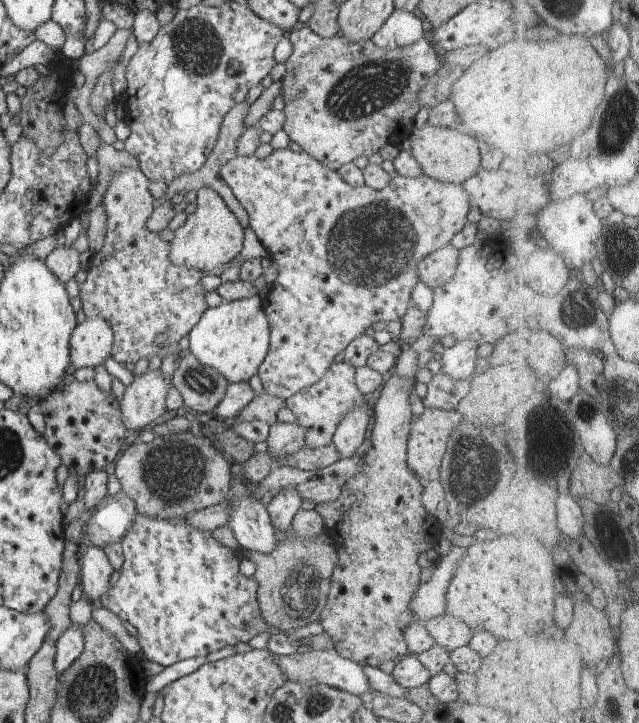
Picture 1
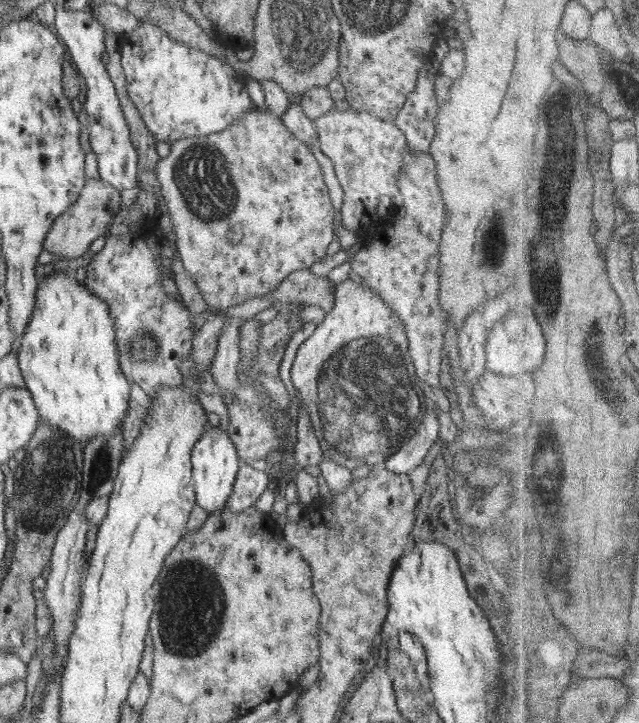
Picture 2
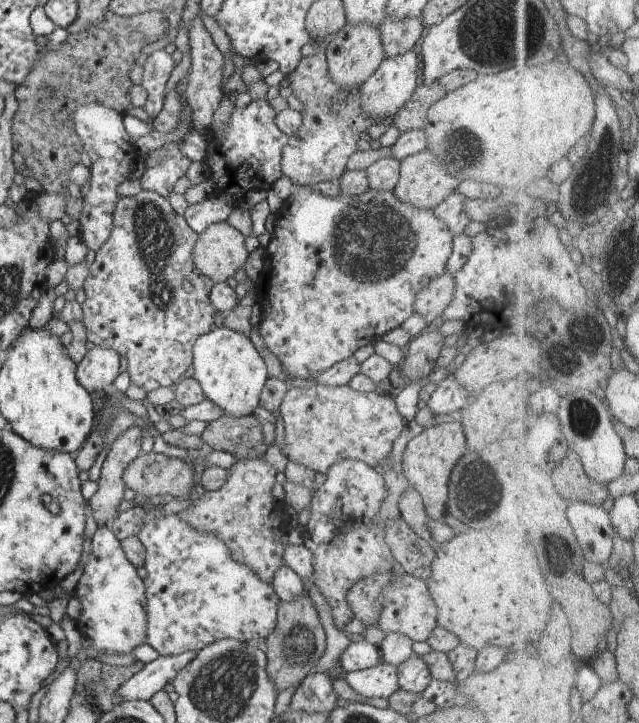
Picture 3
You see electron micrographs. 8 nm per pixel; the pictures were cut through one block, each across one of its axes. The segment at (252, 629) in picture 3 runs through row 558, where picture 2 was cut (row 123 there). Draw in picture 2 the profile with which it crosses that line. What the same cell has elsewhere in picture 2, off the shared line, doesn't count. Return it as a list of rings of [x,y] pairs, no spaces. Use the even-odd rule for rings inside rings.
[[[145,16],[140,17],[140,24],[132,32],[119,34],[117,43],[129,99],[157,141],[162,140],[170,144],[179,138],[224,131],[235,120],[258,108],[246,90],[246,82],[240,72],[218,57],[211,58],[206,51],[198,47],[171,40],[167,32]]]

